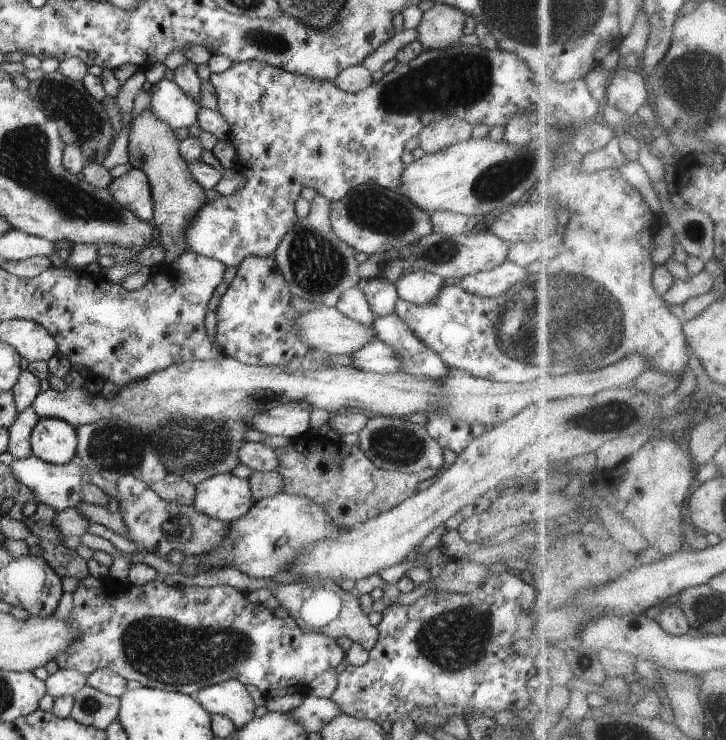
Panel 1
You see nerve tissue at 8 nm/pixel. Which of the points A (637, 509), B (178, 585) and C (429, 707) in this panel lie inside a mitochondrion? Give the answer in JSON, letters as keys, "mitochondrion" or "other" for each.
{"A":"other","B":"other","C":"other"}

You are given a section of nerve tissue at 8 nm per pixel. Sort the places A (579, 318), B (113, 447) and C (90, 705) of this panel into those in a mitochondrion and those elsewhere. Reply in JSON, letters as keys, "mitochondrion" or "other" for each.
{"A":"mitochondrion","B":"mitochondrion","C":"mitochondrion"}

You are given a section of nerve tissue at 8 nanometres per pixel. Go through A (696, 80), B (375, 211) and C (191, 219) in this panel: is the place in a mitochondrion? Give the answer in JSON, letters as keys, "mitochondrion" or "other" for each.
{"A":"mitochondrion","B":"mitochondrion","C":"other"}

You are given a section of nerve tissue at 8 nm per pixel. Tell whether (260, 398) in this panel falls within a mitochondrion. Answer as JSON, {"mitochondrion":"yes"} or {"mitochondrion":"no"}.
{"mitochondrion":"yes"}

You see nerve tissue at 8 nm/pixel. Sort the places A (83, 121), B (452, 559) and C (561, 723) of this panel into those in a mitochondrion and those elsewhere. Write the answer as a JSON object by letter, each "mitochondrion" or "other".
{"A":"mitochondrion","B":"other","C":"other"}

